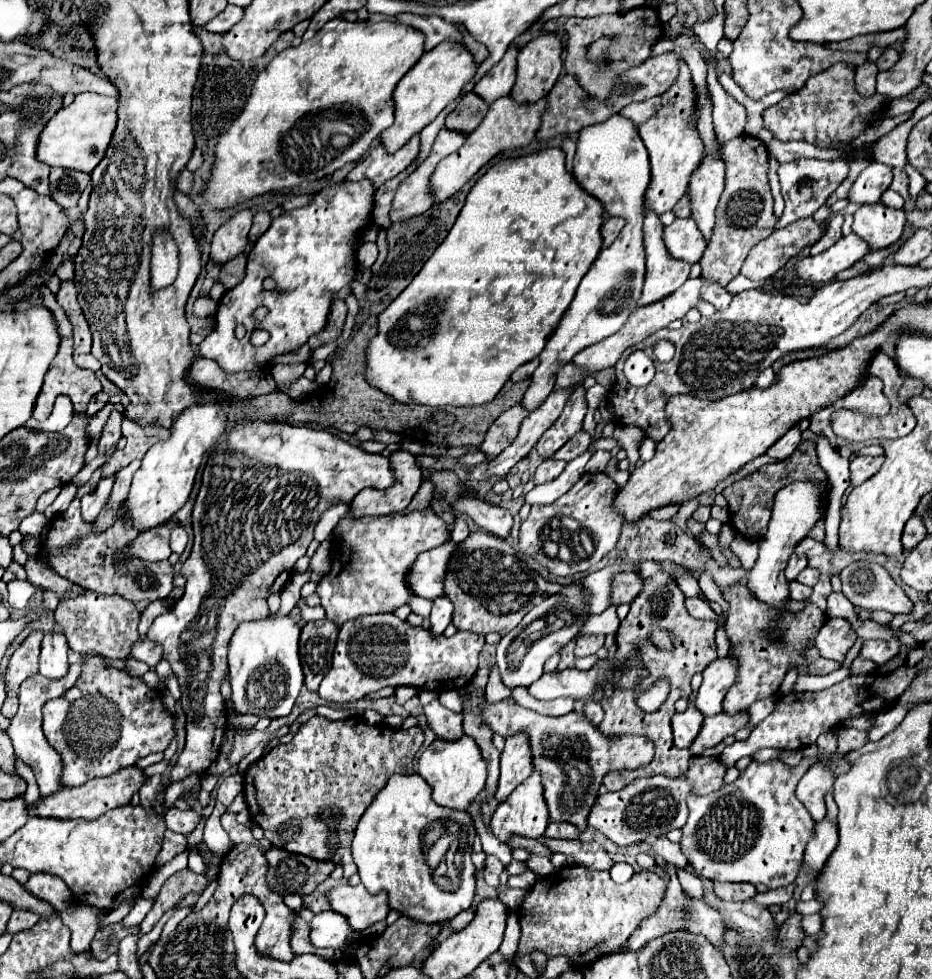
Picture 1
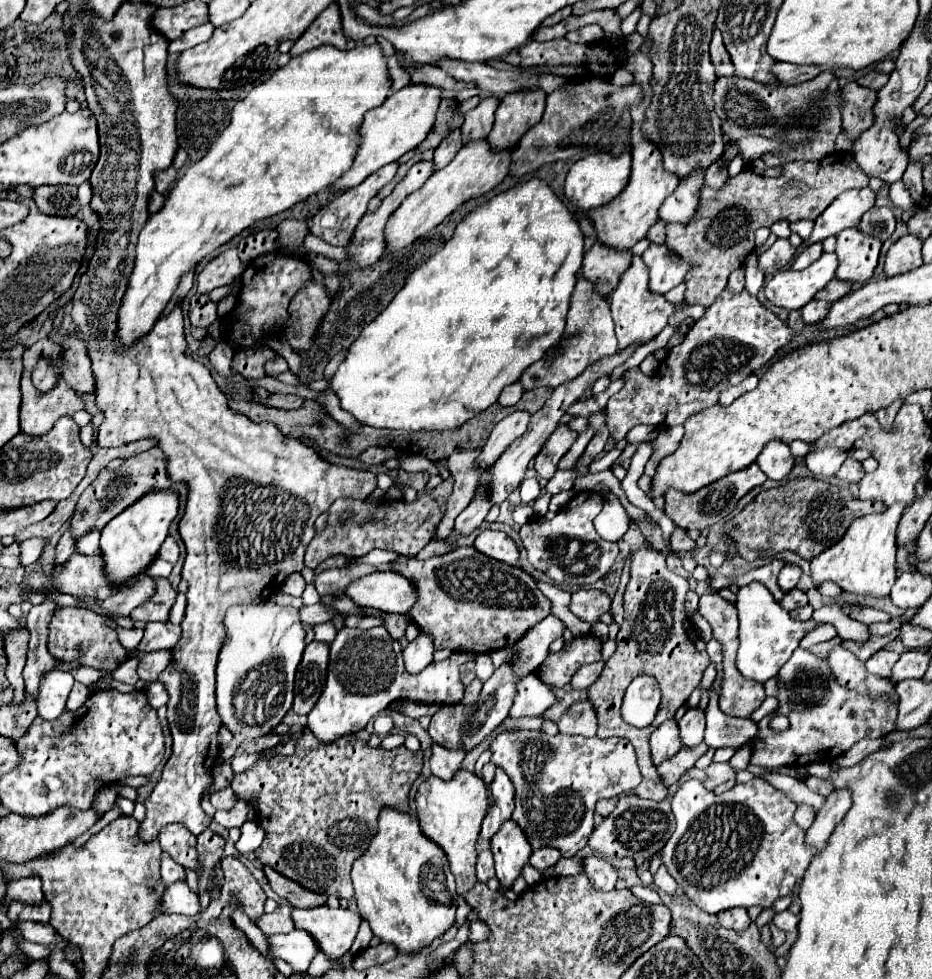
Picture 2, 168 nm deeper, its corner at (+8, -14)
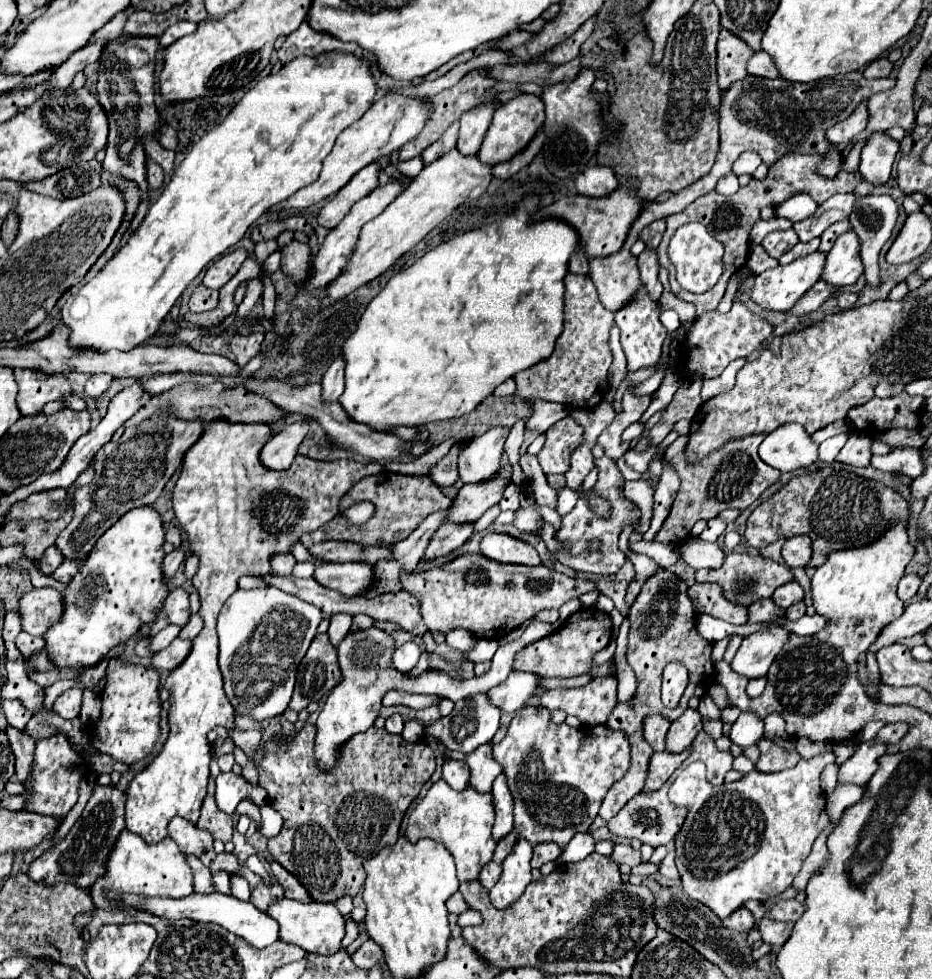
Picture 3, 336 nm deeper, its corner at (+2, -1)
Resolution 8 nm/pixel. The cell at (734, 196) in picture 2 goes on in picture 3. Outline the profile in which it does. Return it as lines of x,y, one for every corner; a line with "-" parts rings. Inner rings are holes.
786,154
778,164
774,164
774,168
770,168
768,176
764,180
750,180
748,186
742,186
736,194
732,196
722,196
722,194
716,194
716,190
712,190
710,194
706,196
700,196
696,198
686,210
674,214
674,216
668,216
666,218
666,232
664,232
664,238
658,246
658,264
668,268
670,272
670,290
672,294
682,300
682,302
690,302
696,306
696,314
702,316
704,312
710,312
718,306
718,302
722,300
724,296
724,290
726,290
726,284
730,280
730,276
740,270
744,264
746,264
746,258
748,258
748,236
750,236
750,230
754,226
756,220
760,220
760,208
762,206
780,206
784,200
788,200
790,196
794,196
796,192
806,192
810,194
816,204
822,204
826,202
830,196
834,194
840,194
840,192
852,192
852,188
862,182
862,178
858,178
858,172
854,174
848,174
844,170
838,172
836,178
822,178
818,174
814,174
814,166
818,166
822,158
820,156
806,156
806,154
-
688,222
700,222
706,226
706,230
710,230
710,234
720,240
724,246
726,246
726,254
724,254
724,274
722,278
718,280
718,284
714,288
710,288
708,292
704,294
686,294
686,290
682,290
676,282
676,270
674,270
674,264
670,262
668,258
668,242
670,238
674,236
674,232
682,226
682,224
688,224

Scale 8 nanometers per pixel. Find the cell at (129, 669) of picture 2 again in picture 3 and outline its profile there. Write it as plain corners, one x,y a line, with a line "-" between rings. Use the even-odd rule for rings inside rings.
169,624
157,635
152,637
152,641
149,645
149,650
155,653
166,648
166,646
168,646
176,637
178,637
180,630
181,627
178,625

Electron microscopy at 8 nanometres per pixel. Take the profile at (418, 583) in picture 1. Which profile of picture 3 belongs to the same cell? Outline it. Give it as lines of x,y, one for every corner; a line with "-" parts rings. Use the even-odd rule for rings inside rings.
366,562
352,564
322,564
314,572
314,580
324,588
336,590
342,596
362,594
372,582
372,566

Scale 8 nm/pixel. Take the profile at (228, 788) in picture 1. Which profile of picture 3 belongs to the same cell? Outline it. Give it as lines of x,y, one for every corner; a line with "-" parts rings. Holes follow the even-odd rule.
220,772
220,776
216,778
214,798
216,798
216,806
226,814
234,814
236,806
246,798
252,800
256,806
266,804
266,792
258,786
252,786
234,772

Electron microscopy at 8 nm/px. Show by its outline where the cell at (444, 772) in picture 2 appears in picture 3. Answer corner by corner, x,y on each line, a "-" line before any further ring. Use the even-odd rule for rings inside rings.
446,760
442,768
442,778
458,792
466,790
470,784
470,768
464,760

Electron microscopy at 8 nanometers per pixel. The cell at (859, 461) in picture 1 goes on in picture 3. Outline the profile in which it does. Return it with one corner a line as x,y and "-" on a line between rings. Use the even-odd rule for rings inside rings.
852,432
844,448
838,452
836,460
850,464
850,466
870,466
872,450
870,450
872,438
862,432

